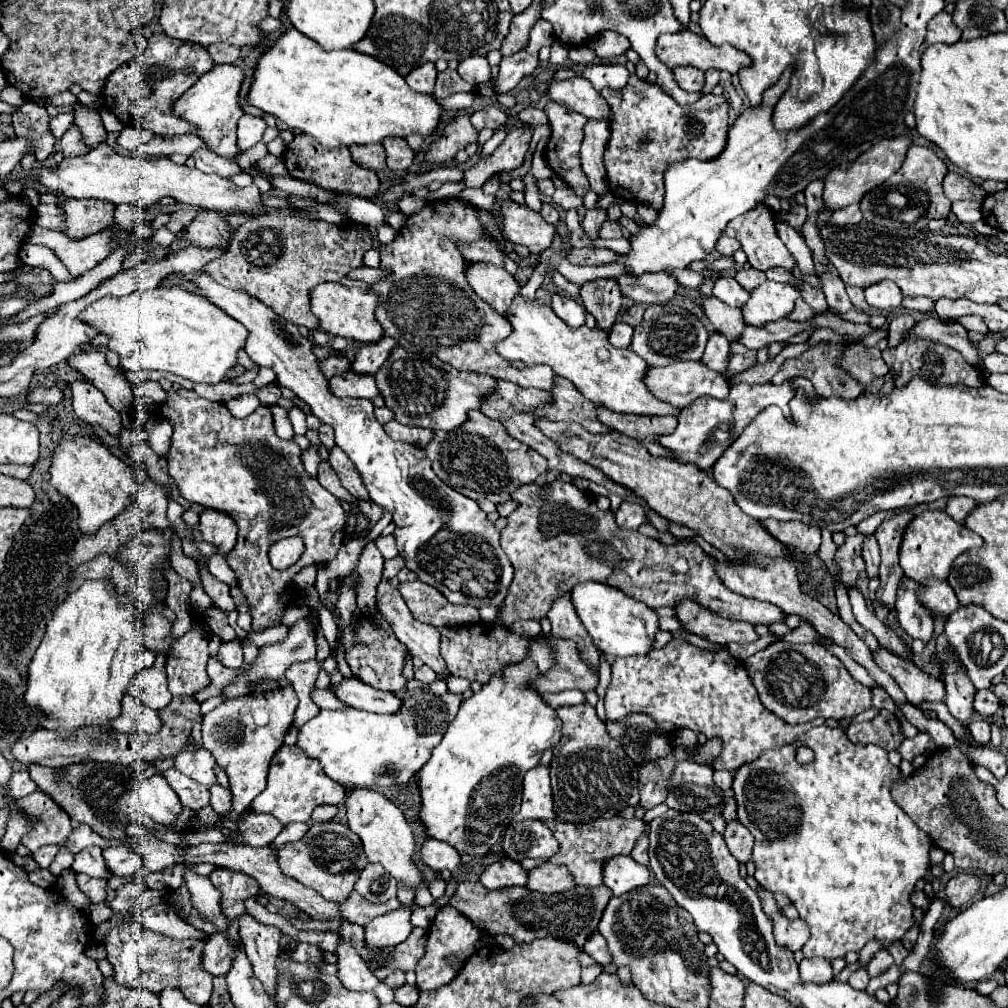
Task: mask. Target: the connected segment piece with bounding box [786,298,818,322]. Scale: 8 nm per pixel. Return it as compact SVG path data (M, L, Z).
M802 298L797 299L796 305L794 306L794 311L786 317L787 319L792 319L793 321L806 321L818 313L815 312Z

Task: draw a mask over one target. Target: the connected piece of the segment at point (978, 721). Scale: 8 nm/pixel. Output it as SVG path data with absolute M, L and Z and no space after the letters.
M976 717L972 719L970 723L970 733L974 737L974 741L980 745L980 747L986 747L990 743L990 723L982 717Z

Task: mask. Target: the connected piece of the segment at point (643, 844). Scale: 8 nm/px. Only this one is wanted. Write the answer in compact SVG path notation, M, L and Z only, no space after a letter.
M642 835L642 839L638 839L634 851L630 853L630 857L634 857L634 861L638 863L644 863L646 867L650 865L650 859L648 859L648 835Z

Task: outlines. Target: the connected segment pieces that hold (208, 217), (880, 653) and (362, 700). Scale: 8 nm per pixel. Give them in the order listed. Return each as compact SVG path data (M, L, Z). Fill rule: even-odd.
M198 209L198 215L180 233L188 245L194 243L194 247L202 247L202 249L220 247L222 251L230 247L234 237L234 229L230 227L226 215L208 209Z
M878 649L874 653L874 659L884 671L888 671L898 681L912 705L920 705L924 701L946 701L944 681L930 677L912 661L900 659L886 649Z
M344 679L334 689L334 693L338 693L338 699L354 709L382 715L396 715L398 711L402 711L402 701L394 693L374 689L358 679Z

